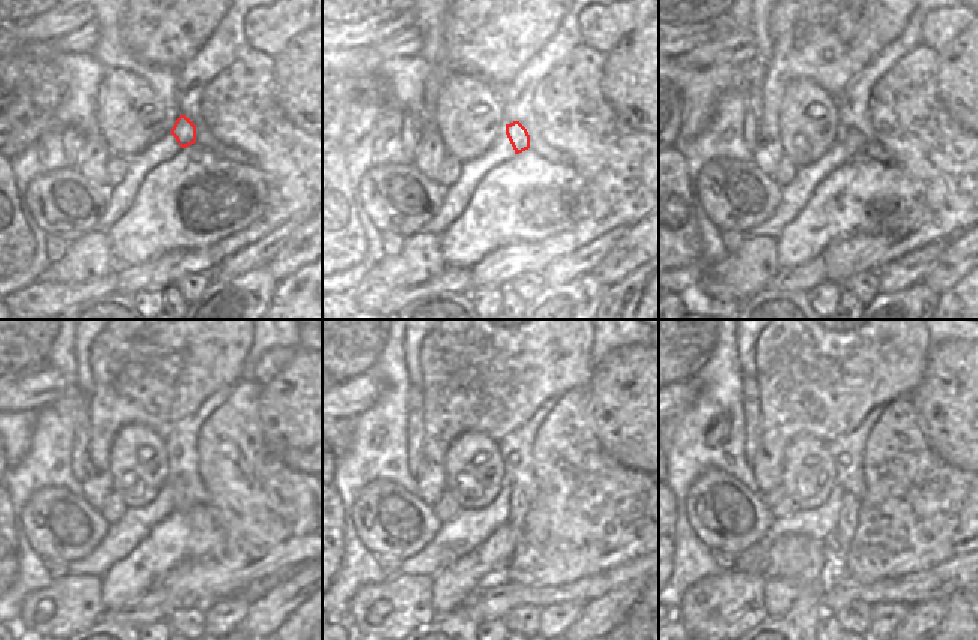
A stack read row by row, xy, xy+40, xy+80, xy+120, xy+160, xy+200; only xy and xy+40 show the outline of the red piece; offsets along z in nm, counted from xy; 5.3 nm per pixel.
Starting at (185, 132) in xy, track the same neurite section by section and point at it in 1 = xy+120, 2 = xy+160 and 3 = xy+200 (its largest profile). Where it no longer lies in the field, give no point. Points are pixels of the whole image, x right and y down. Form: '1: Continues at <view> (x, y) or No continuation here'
1: Continues at xy+120 (182, 496)
2: Continues at xy+160 (518, 502)
3: Continues at xy+200 (840, 540)

